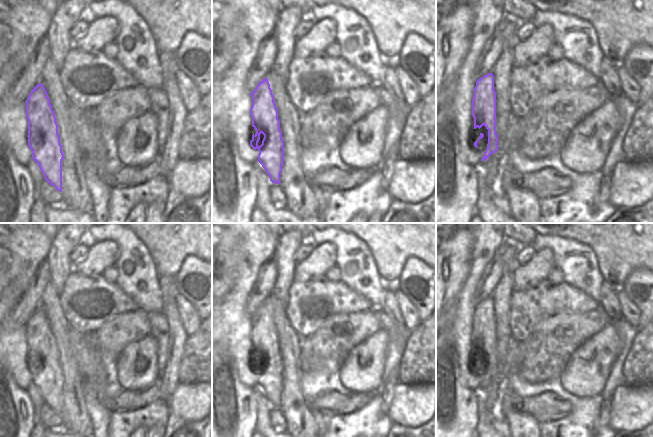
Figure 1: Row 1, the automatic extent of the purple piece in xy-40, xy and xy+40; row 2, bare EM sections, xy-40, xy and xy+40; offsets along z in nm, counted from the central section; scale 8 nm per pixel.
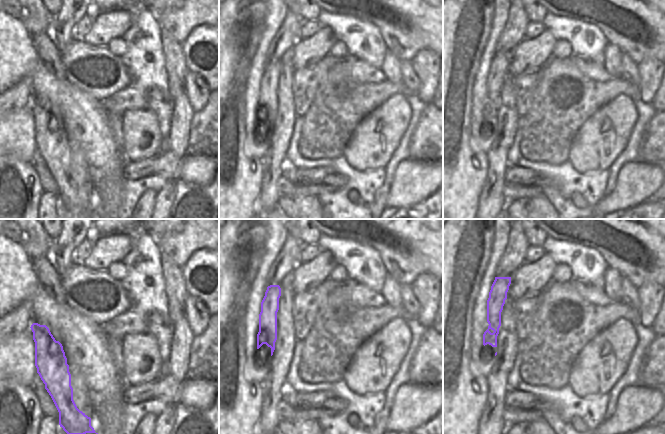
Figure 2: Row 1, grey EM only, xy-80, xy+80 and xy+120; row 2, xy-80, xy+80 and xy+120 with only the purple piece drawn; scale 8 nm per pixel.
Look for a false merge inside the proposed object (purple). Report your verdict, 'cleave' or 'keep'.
keep

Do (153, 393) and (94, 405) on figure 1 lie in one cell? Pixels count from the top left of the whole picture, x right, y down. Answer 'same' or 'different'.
different

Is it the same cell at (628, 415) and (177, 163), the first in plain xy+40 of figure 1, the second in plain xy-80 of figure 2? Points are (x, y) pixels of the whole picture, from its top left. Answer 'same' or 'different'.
different

